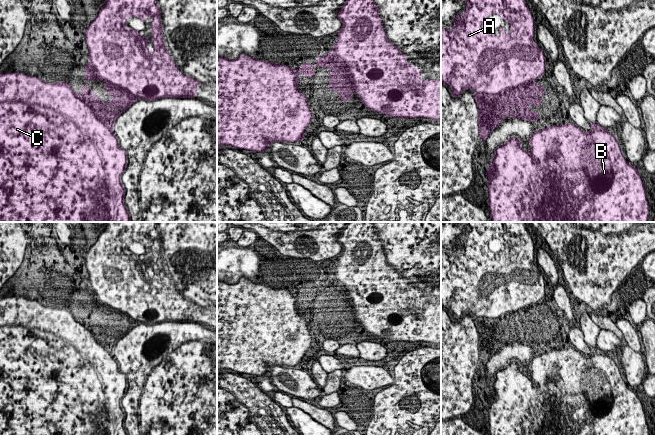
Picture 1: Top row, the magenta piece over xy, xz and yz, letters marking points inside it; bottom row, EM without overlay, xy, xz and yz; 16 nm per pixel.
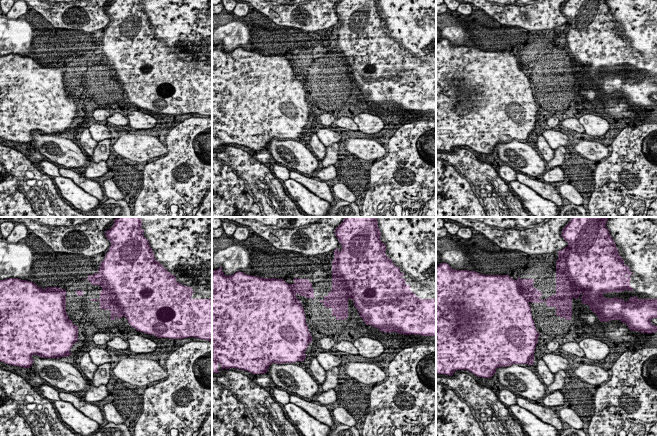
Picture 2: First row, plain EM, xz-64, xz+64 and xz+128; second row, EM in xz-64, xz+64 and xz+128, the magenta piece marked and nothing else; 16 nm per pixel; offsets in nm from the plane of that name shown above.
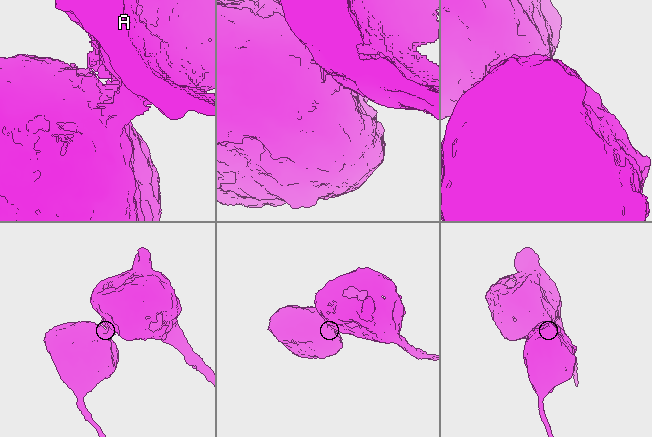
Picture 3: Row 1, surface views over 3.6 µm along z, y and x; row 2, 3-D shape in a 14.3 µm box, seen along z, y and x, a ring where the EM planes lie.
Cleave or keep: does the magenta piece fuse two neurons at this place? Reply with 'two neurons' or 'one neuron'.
two neurons

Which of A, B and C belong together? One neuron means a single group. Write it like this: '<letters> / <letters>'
A / B C

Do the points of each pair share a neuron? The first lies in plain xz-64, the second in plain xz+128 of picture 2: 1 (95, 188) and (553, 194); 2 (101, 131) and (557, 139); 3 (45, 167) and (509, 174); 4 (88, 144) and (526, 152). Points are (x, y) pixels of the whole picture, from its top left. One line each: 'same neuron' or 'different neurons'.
1: same neuron
2: same neuron
3: same neuron
4: different neurons

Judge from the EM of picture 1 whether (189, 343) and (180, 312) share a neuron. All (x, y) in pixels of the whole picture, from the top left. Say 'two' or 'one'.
two

